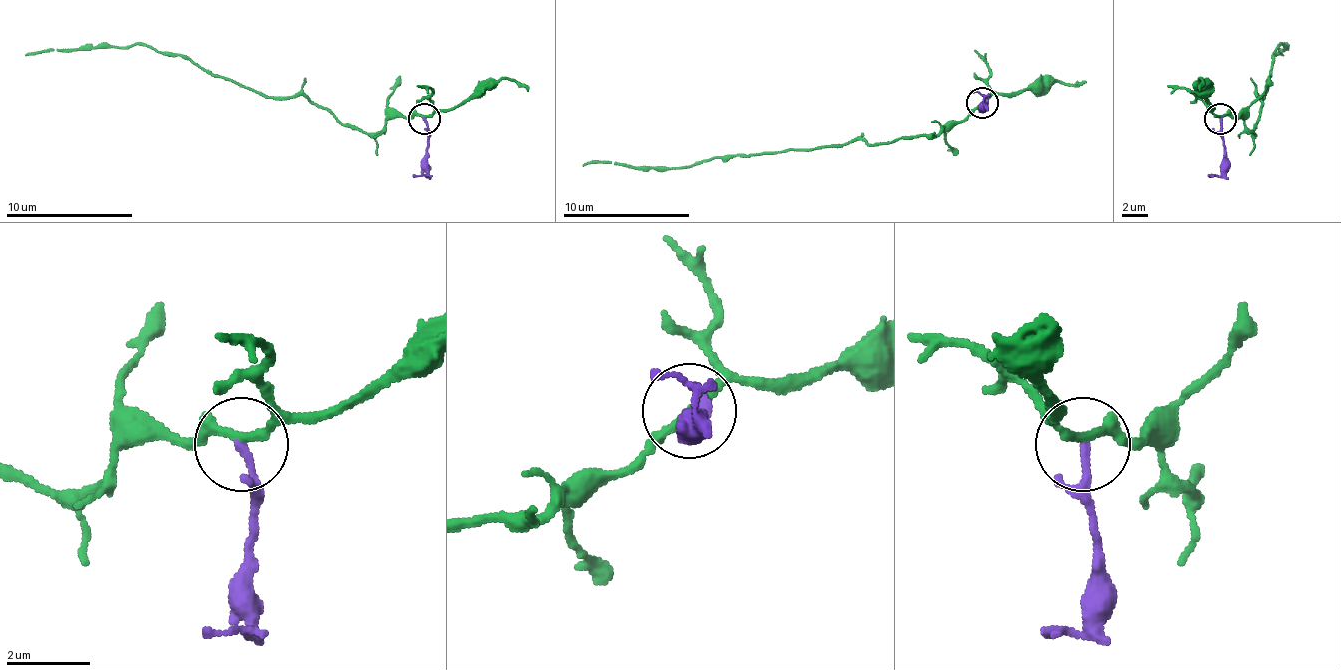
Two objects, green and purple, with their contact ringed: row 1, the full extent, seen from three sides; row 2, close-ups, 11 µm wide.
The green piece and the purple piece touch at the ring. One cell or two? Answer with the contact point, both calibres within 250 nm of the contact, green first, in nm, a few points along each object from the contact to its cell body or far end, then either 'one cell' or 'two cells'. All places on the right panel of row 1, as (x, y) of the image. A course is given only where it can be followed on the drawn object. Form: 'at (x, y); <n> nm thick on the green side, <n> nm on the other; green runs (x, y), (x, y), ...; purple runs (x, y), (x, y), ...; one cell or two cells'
at (1220, 118); 200 nm thick on the green side, 190 nm on the other; green runs (1219, 118), (1242, 118), (1251, 134), (1261, 114), (1257, 95), (1264, 95), (1280, 45), (1286, 48), (1283, 54); purple runs (1219, 118), (1222, 172), (1207, 175); two cells

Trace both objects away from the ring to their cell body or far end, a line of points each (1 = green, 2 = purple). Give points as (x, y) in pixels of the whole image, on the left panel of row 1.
1: (425, 118), (393, 118), (380, 130), (361, 134), (301, 95), (260, 95), (183, 57), (145, 45), (24, 54)
2: (425, 118), (425, 172), (412, 175)

